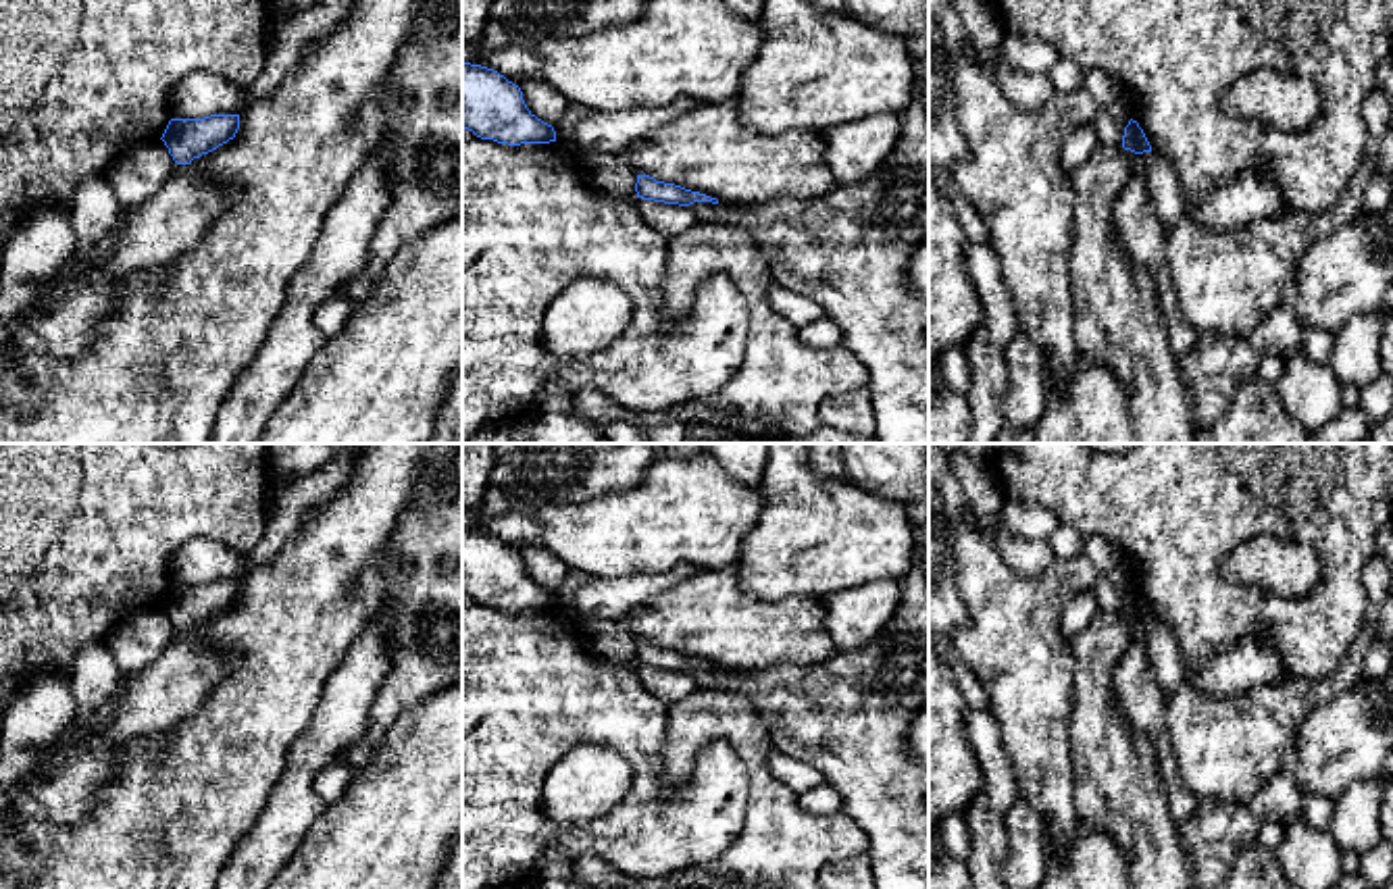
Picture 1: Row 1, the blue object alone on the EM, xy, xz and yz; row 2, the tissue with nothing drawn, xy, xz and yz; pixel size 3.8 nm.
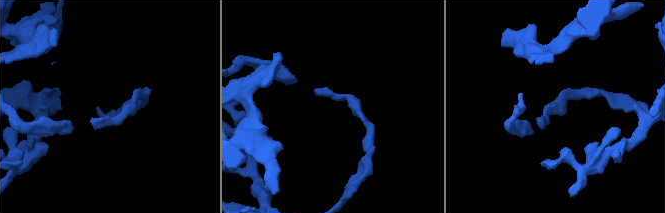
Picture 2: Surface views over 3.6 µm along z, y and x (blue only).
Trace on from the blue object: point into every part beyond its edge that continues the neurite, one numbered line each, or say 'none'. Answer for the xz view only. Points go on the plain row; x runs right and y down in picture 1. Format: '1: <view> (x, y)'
none

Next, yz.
none

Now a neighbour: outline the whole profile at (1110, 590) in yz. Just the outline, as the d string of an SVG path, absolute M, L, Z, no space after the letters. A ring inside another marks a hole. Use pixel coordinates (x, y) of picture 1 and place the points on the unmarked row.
M1116 562L1110 570L1101 573L1095 583L1095 595L1104 612L1122 612L1124 593L1131 587L1131 577L1120 562Z

